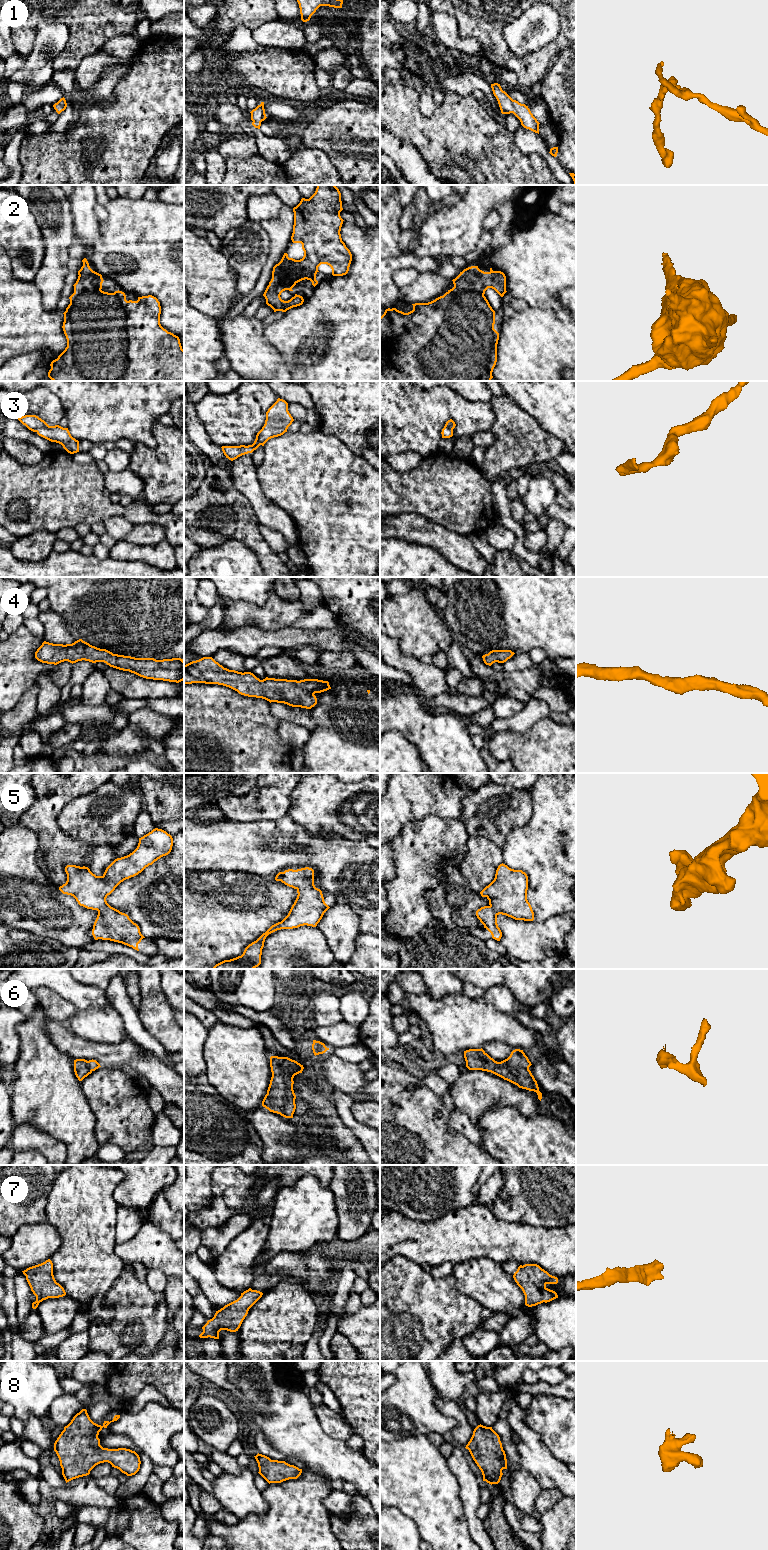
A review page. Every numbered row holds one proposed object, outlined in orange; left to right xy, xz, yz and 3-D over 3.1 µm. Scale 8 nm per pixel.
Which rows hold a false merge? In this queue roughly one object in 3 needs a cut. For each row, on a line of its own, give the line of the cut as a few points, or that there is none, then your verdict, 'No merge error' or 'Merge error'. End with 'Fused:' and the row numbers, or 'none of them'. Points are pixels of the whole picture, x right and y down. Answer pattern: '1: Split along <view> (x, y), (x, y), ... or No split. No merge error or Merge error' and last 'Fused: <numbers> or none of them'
1: No split. No merge error
2: No split. No merge error
3: No split. No merge error
4: No split. No merge error
5: No split. No merge error
6: No split. No merge error
7: No split. No merge error
8: No split. No merge error
Fused: none of them

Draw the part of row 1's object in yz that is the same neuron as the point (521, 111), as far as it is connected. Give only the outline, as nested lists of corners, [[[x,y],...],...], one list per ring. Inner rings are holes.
[[[491,84],[494,96],[496,97],[501,113],[513,113],[521,122],[521,125],[535,133],[539,134],[539,122],[533,116],[528,106],[513,100],[505,91],[502,90],[500,84]]]

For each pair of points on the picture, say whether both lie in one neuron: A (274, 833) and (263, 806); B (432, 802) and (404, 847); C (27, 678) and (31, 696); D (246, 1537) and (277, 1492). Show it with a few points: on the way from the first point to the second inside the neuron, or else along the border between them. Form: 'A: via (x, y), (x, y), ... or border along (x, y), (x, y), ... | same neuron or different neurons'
A: border along (286, 814), (277, 819), (245, 820) | different neurons
B: border along (446, 818), (427, 815), (409, 821), (401, 829) | different neurons
C: border along (36, 682), (22, 694), (15, 706) | different neurons
D: via (259, 1531), (275, 1515), (277, 1505) | same neuron

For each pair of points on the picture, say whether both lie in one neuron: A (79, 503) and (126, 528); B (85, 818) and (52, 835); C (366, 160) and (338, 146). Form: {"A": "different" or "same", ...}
{"A": "different", "B": "different", "C": "same"}

